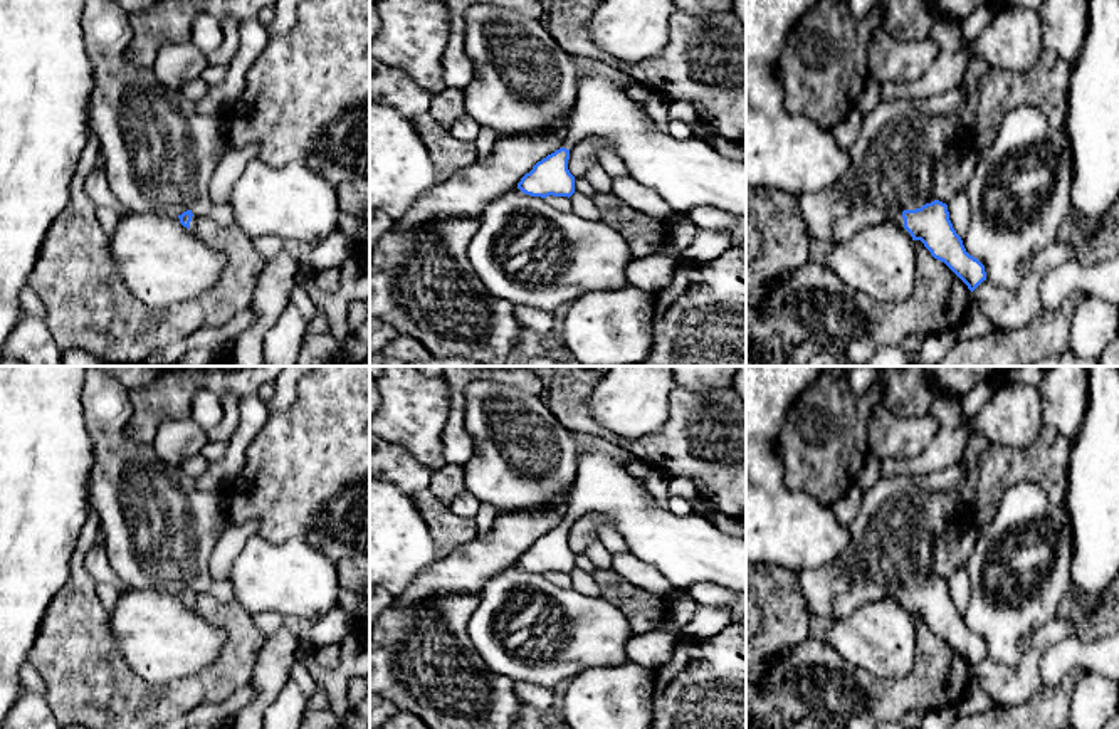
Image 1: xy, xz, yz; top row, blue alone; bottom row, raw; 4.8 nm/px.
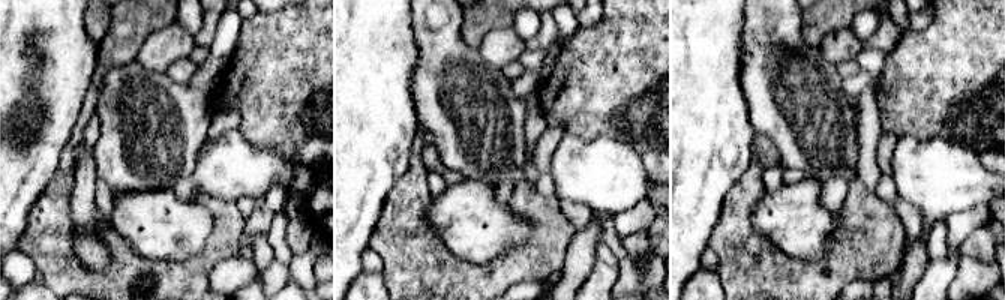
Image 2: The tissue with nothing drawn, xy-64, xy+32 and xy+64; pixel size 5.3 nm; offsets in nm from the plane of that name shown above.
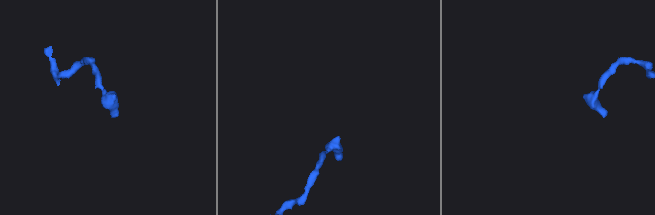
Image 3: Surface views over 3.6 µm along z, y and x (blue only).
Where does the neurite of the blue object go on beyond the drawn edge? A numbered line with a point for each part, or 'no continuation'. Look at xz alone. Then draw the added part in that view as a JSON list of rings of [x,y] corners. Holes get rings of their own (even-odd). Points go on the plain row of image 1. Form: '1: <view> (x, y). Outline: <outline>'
1: xz (686, 550). Outline: [[[598,448],[576,455],[576,477],[563,524],[571,526],[588,514],[605,514],[625,538],[628,551],[657,568],[674,586],[689,590],[694,583],[717,583],[736,593],[746,593],[746,538],[719,531],[694,511],[686,516],[670,512],[627,472],[627,464]]]

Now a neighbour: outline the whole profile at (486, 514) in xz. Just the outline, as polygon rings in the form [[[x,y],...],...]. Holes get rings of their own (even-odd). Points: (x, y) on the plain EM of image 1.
[[[481,502],[481,507],[474,517],[477,522],[477,536],[487,536],[497,516],[499,511],[492,504]]]

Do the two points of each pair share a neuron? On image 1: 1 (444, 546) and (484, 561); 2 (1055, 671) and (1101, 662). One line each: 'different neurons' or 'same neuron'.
1: different neurons
2: same neuron

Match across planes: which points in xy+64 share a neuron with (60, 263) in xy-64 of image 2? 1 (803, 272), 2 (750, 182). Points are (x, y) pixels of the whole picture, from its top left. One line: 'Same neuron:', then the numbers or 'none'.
Same neuron: 1, 2

